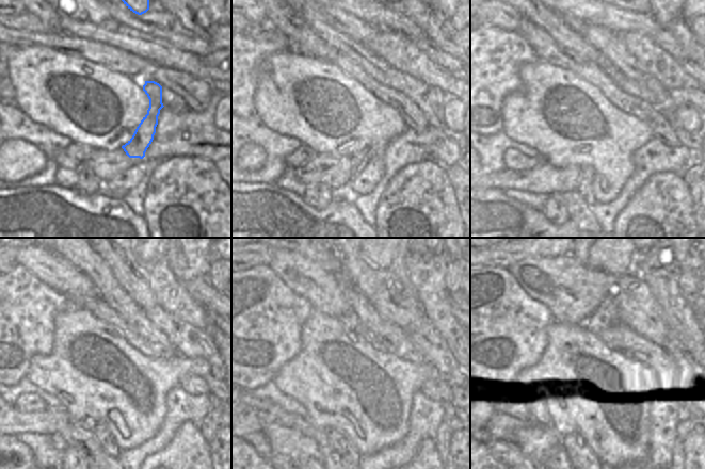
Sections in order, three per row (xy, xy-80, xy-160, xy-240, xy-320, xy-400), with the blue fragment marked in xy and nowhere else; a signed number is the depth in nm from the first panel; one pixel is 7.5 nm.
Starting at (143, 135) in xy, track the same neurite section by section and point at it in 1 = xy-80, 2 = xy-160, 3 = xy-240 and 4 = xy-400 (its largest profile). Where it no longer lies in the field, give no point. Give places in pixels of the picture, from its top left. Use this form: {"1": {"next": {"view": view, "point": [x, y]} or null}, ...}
{"1": {"next": {"view": "xy-80", "point": [359, 159]}}, "2": {"next": {"view": "xy-160", "point": [583, 189]}}, "3": {"next": {"view": "xy-240", "point": [103, 436]}}, "4": {"next": {"view": "xy-400", "point": [579, 453]}}}

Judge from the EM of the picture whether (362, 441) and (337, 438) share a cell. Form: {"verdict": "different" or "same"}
{"verdict": "different"}

